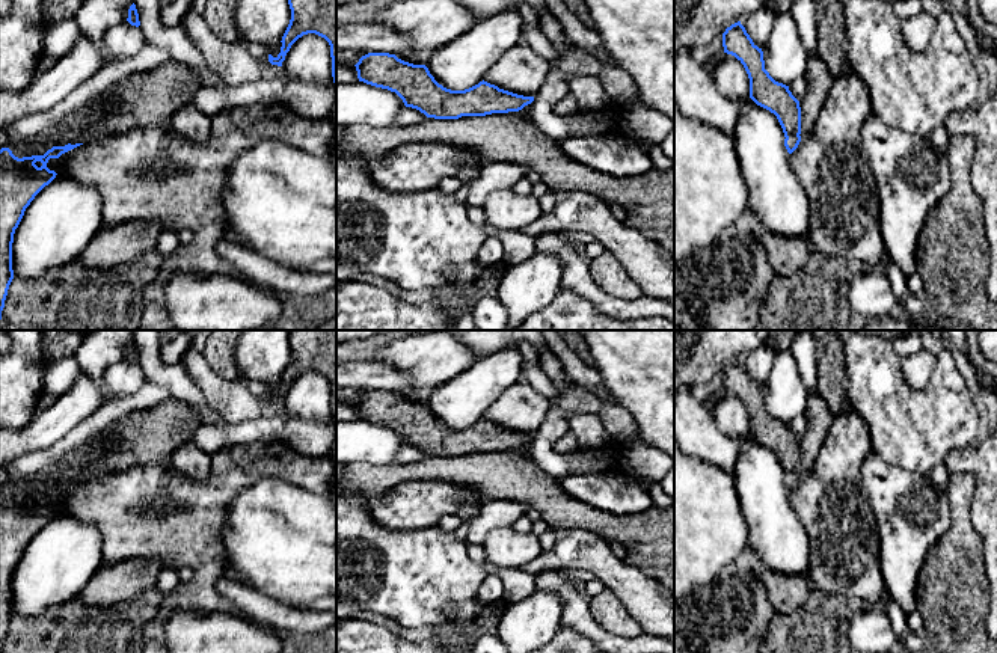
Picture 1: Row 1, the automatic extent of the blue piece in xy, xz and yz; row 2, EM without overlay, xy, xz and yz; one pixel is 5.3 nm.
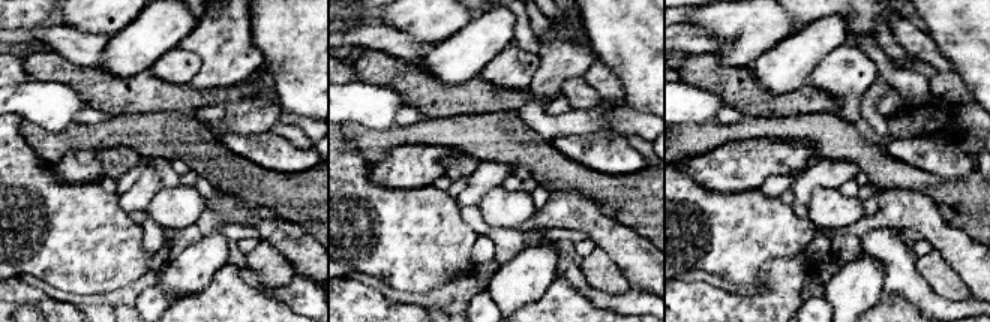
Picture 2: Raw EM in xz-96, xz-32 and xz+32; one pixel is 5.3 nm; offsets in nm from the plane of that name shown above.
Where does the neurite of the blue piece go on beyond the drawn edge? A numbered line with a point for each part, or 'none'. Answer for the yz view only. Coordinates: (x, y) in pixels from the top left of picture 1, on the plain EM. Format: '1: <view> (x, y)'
none

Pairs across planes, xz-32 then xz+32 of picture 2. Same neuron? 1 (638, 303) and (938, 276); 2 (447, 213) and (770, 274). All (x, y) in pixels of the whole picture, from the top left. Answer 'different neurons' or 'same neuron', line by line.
1: different neurons
2: different neurons

